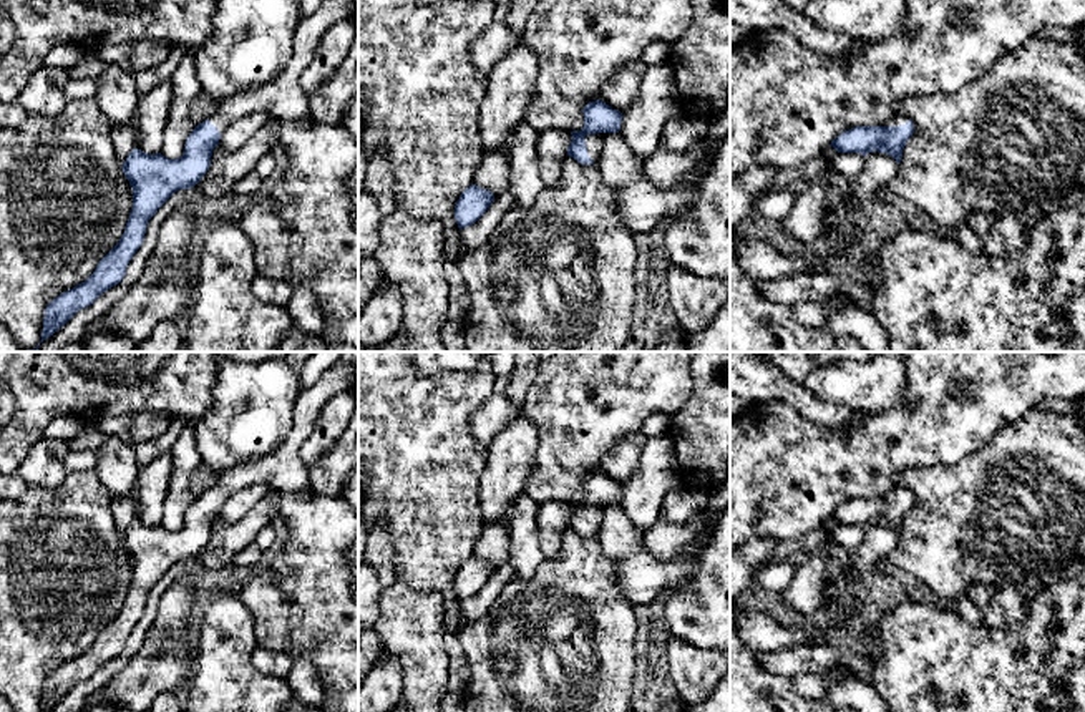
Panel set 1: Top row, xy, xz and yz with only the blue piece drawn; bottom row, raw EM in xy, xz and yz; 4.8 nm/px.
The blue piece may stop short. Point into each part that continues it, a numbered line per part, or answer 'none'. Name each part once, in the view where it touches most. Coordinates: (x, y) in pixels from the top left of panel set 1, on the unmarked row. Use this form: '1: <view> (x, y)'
1: xz (593, 513)

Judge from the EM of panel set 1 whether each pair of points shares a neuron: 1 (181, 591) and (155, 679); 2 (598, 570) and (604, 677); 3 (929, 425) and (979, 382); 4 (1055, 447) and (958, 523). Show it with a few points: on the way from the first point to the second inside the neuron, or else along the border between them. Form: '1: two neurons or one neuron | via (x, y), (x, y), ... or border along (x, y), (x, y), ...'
1: one neuron | via (173, 613), (173, 638), (165, 658)
2: one neuron | via (598, 596), (599, 651)
3: one neuron | via (941, 415), (968, 389)
4: one neuron | via (1034, 475), (1021, 495), (986, 510)

